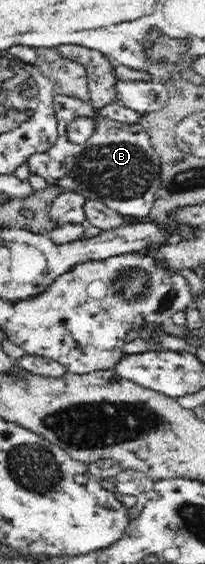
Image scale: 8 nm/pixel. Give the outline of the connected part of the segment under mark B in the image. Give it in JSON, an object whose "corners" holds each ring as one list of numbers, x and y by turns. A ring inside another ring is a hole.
{"corners":[[55,95,53,107,58,121,58,141,43,154,31,155,24,161,30,175,46,179,62,192,72,191,84,196,87,201,102,202,118,213,130,217,149,215,160,184,160,158,153,150,144,127,98,117,94,107,76,98],[78,117,98,120,96,131,92,131,86,145,73,143,66,135,68,125]]}

